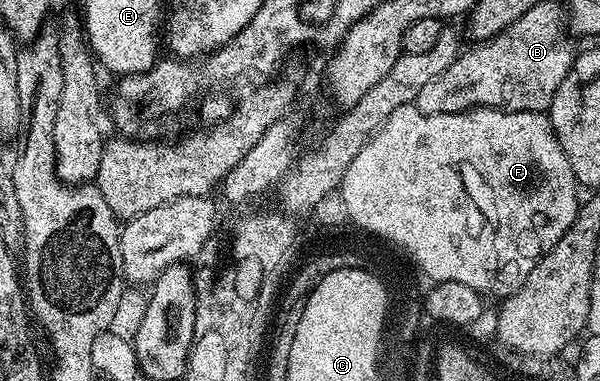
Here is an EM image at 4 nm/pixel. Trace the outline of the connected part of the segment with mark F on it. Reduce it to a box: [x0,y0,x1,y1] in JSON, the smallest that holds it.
[340,104,580,300]

